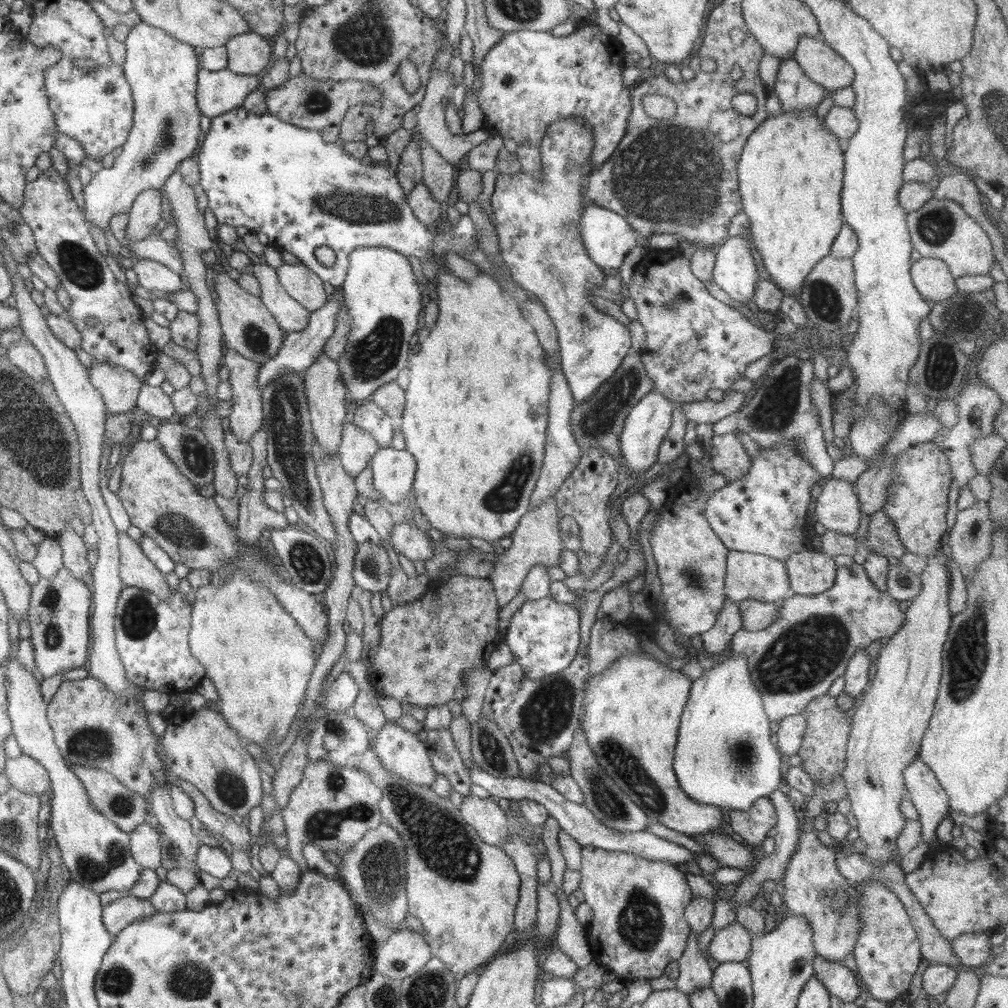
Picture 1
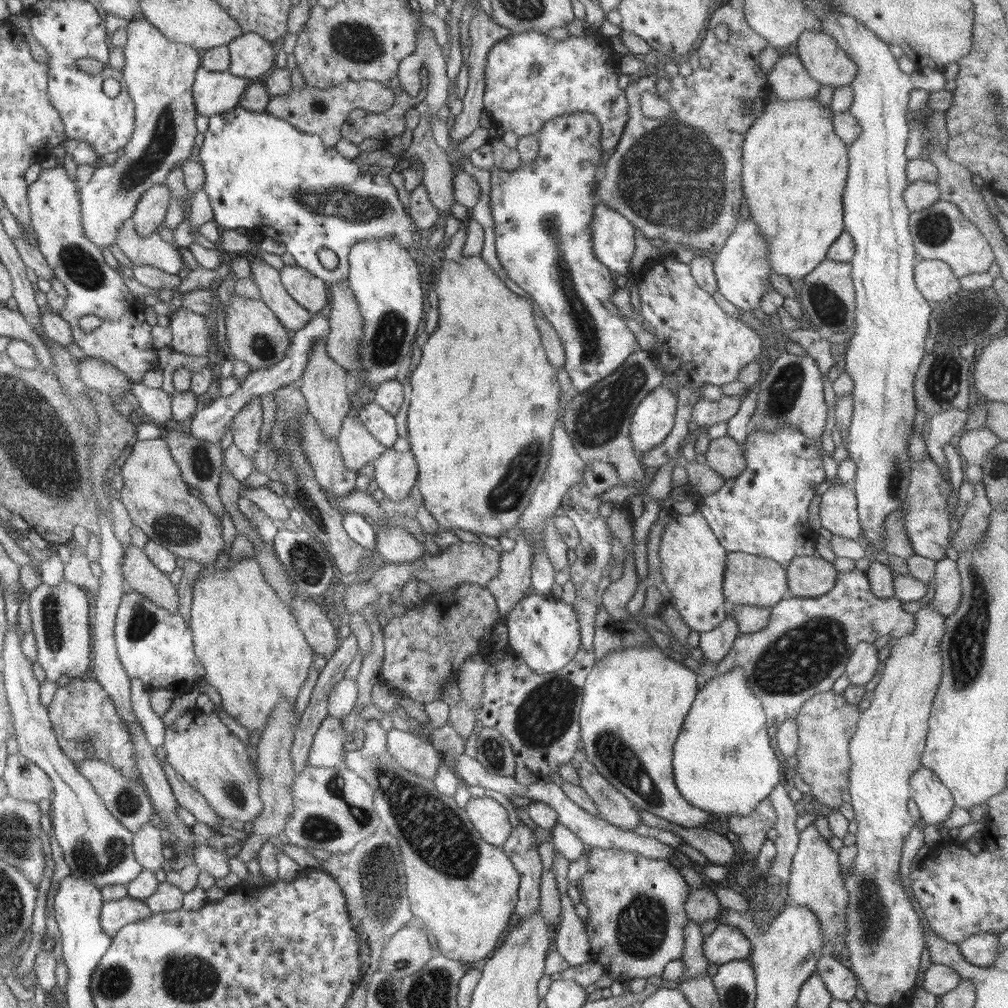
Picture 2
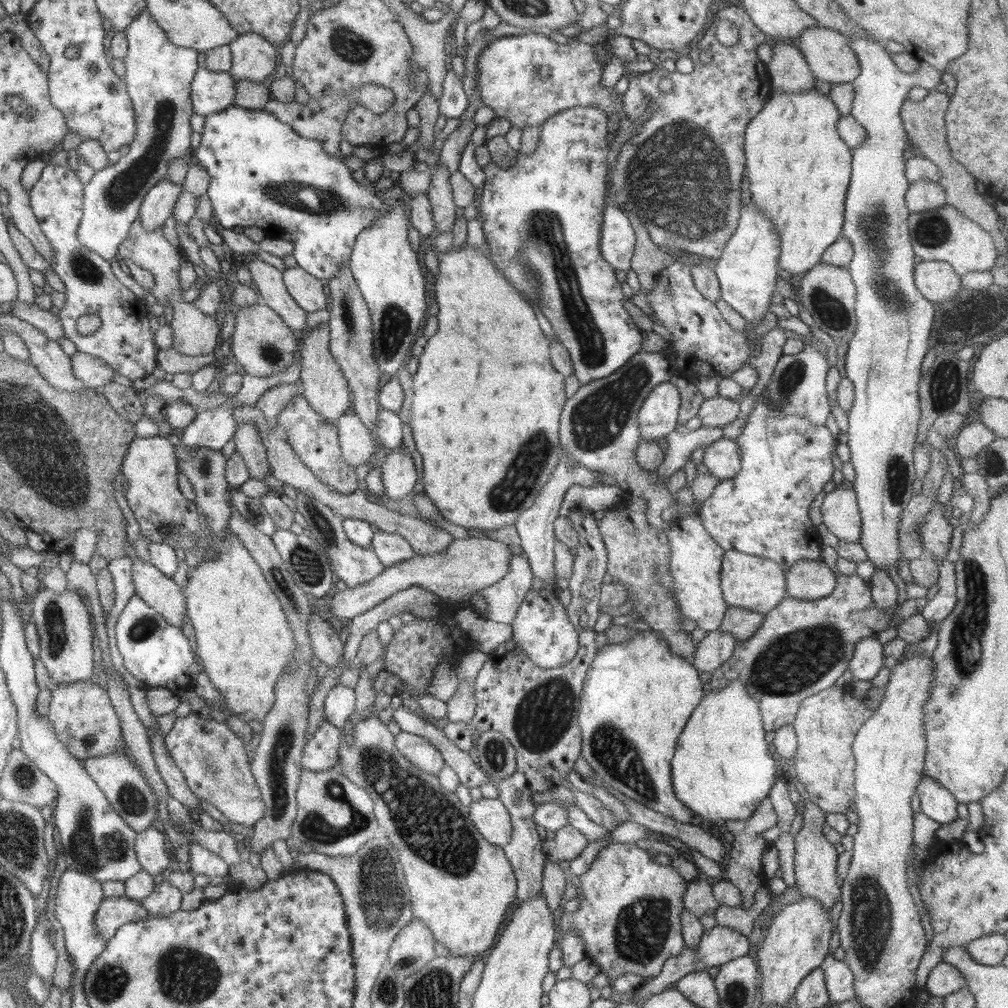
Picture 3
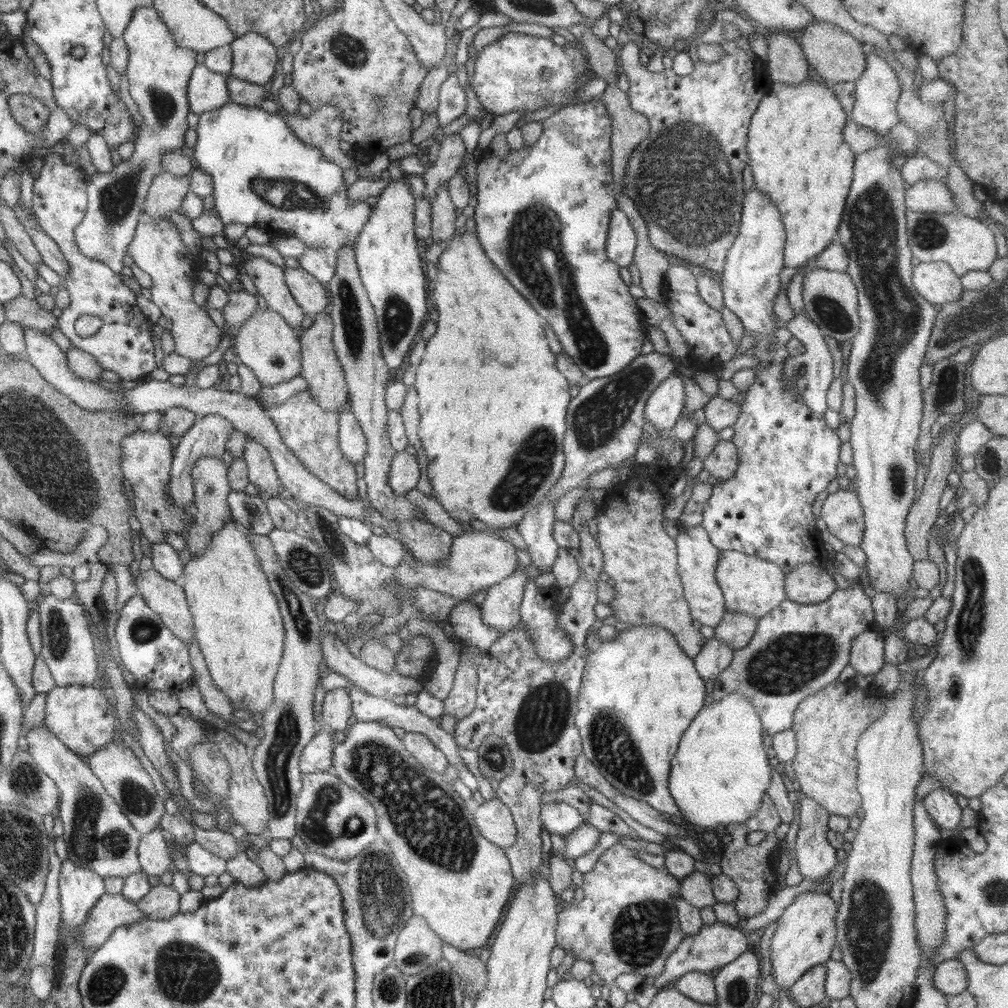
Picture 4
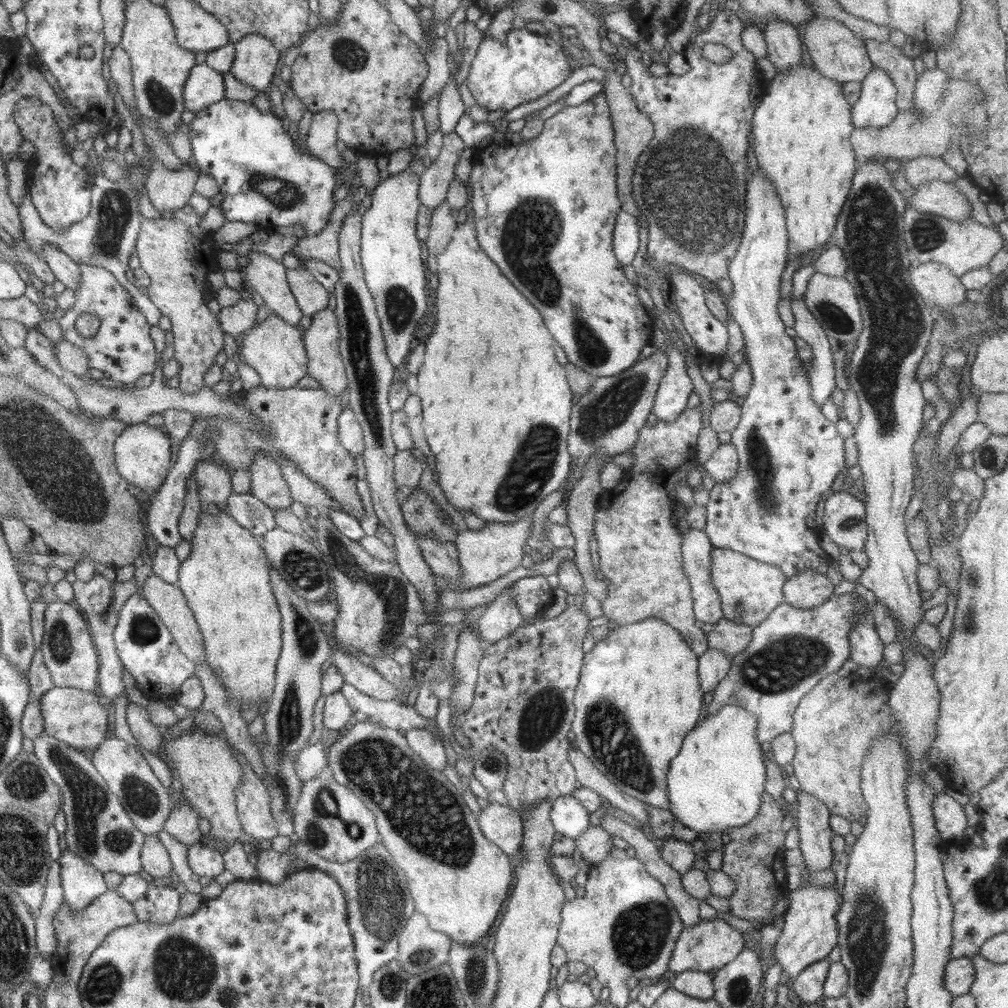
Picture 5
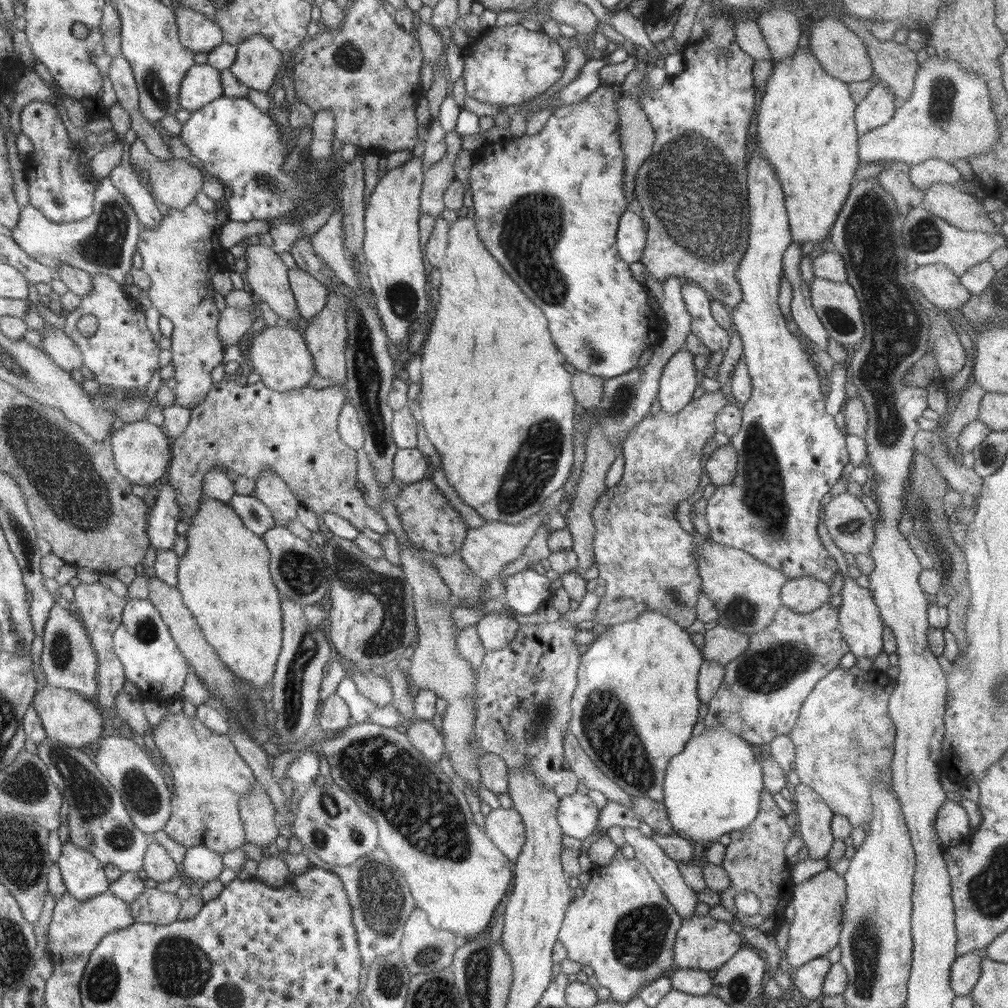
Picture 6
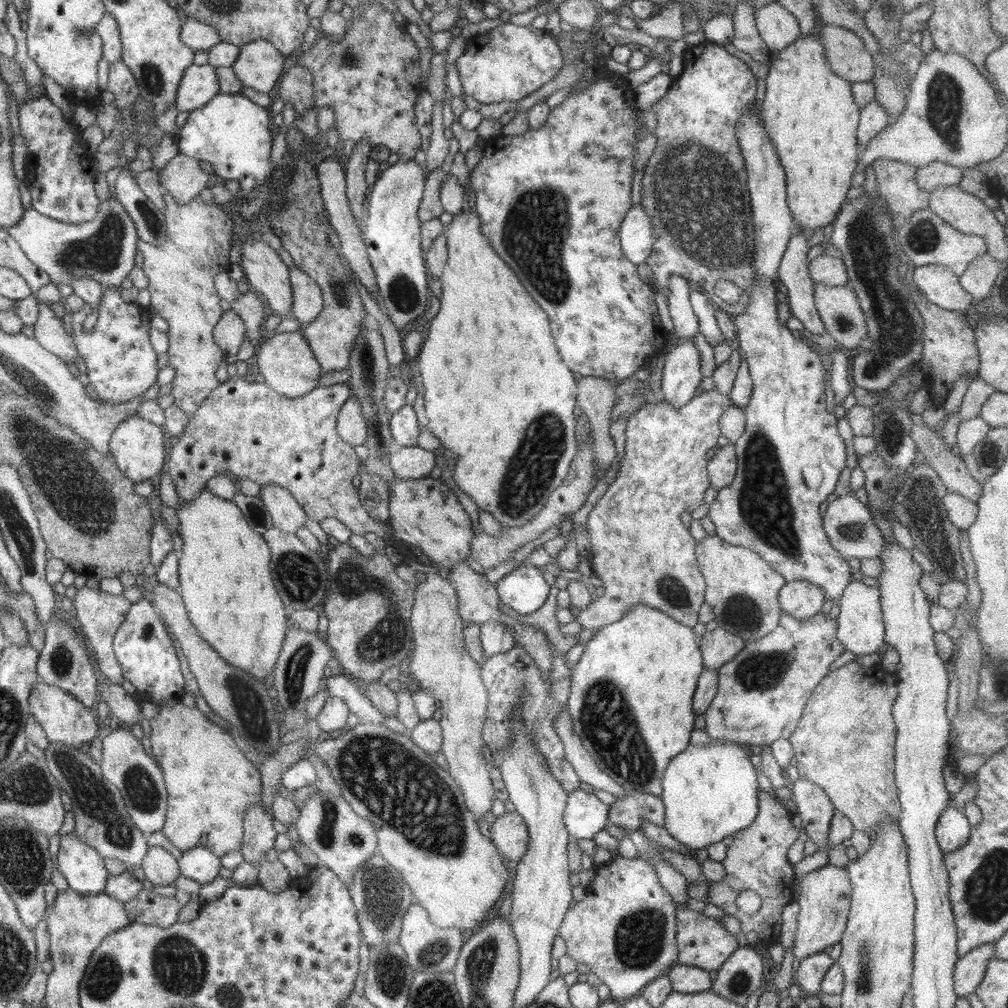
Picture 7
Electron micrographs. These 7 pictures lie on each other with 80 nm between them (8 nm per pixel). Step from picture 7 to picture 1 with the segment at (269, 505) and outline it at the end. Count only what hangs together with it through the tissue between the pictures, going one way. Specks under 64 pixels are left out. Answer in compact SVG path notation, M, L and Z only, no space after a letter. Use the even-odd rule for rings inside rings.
M228 348L224 364L230 370L228 382L233 392L230 429L240 442L252 443L263 426L261 389L257 387L258 371L262 364L244 358L235 350Z

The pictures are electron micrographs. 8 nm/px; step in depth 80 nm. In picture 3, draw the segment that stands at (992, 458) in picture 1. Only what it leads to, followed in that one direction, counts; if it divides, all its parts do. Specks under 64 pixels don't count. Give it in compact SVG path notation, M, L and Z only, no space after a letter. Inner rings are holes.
M969 420L958 430L951 443L959 458L976 458L980 450L994 442L996 437L984 423Z

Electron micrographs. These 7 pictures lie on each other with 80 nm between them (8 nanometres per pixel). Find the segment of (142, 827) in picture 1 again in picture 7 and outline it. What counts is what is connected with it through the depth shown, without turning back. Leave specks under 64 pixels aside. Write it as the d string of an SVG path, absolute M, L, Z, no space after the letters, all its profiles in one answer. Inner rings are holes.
M161 846L149 847L141 868L145 879L154 886L170 886L181 875L174 855Z

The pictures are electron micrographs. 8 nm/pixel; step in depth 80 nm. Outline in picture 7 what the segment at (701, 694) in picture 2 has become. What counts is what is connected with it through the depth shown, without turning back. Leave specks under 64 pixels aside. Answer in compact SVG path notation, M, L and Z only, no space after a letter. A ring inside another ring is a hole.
M711 738L706 746L689 744L684 752L670 759L662 777L663 794L660 797L665 806L665 829L690 852L702 850L720 842L739 830L753 826L759 811L758 769L750 763L751 752L738 742Z

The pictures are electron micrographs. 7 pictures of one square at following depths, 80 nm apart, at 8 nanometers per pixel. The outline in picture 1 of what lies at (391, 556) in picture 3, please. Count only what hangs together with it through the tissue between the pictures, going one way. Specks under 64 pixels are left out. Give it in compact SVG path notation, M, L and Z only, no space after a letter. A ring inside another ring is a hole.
M396 523L389 536L395 552L401 552L409 560L428 560L432 558L433 547L430 537L413 523Z

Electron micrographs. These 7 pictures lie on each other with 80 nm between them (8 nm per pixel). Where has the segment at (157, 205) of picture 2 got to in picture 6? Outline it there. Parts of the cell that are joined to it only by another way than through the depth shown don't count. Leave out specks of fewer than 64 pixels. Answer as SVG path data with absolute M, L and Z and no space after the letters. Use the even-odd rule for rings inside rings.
M140 137L130 146L130 162L136 171L148 172L147 184L152 188L154 202L159 202L169 208L176 208L176 210L182 210L194 201L206 179L205 174L186 159L172 157L165 161L160 160L147 149Z

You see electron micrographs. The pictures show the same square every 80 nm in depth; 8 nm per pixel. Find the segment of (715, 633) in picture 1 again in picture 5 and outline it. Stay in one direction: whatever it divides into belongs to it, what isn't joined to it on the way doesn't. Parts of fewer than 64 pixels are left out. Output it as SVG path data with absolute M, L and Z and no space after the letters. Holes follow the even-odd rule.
M709 649L698 657L700 687L704 693L713 692L730 670L732 659L718 649Z

